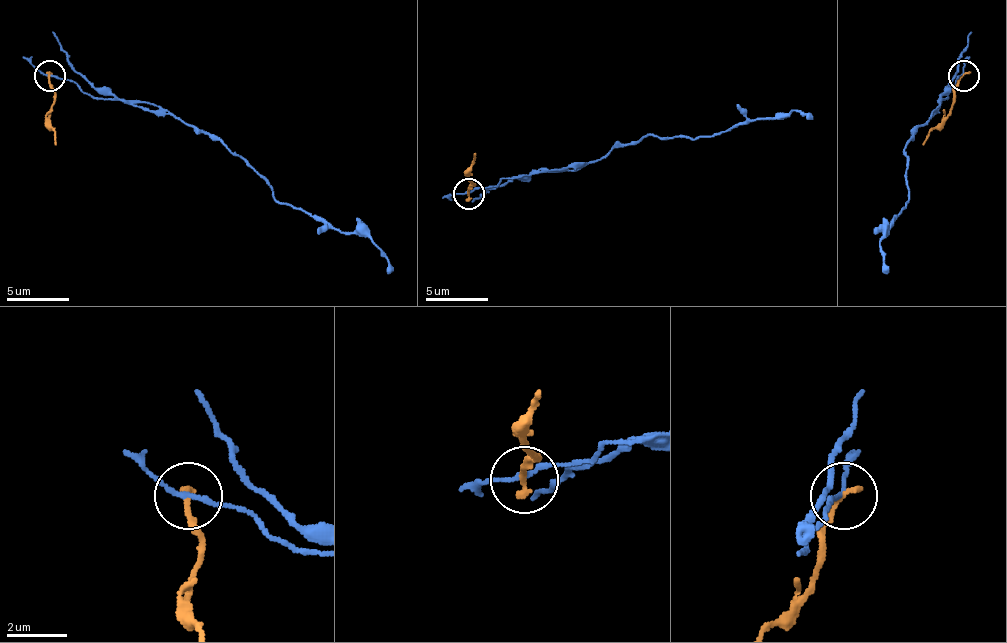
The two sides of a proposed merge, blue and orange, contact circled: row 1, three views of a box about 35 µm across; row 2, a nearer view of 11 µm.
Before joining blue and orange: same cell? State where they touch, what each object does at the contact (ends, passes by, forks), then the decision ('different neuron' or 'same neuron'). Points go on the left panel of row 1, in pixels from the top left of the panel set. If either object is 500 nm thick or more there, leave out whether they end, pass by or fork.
place (49, 75); blue passes by; orange ends; different neuron

